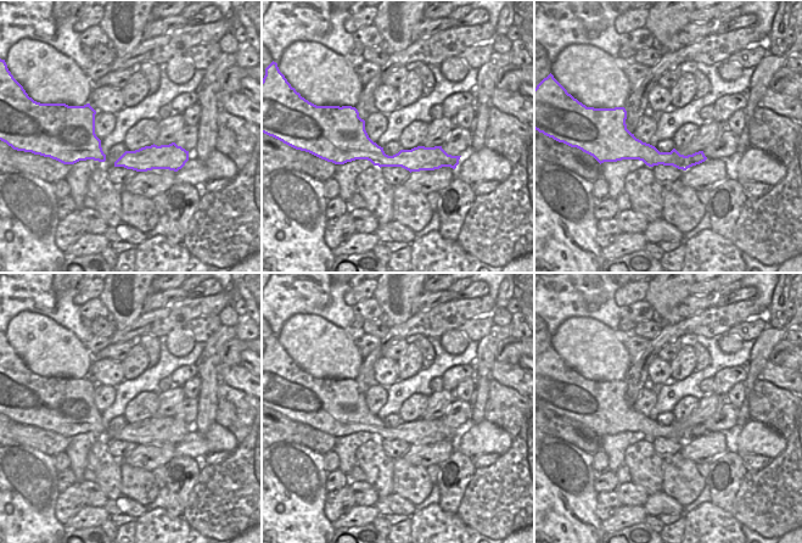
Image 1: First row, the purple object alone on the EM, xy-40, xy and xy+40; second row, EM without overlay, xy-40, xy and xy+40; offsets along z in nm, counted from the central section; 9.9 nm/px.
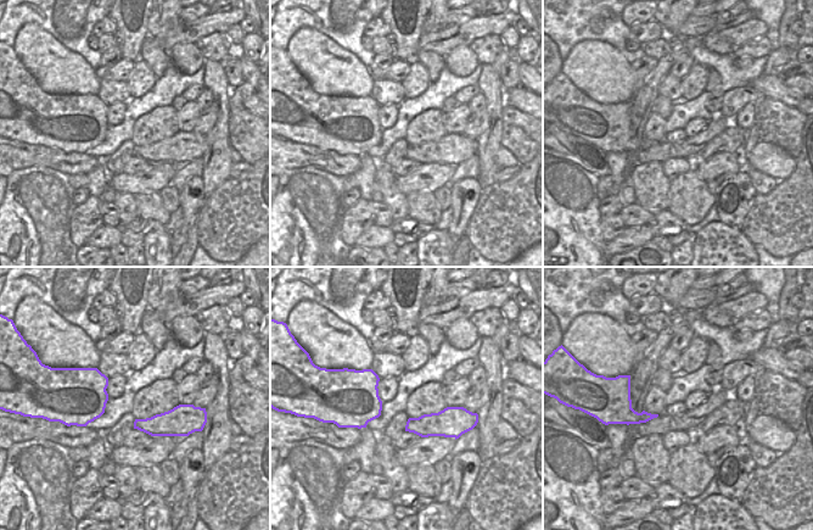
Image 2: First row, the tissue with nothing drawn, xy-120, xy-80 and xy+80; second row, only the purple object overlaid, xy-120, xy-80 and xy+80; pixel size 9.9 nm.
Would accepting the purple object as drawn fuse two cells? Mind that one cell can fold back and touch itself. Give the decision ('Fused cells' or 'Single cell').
Single cell.

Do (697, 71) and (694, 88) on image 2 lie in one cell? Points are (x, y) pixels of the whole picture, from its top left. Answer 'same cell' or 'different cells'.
same cell

